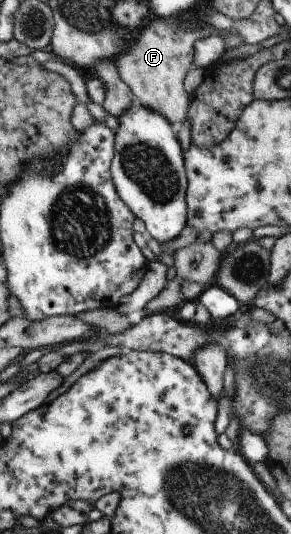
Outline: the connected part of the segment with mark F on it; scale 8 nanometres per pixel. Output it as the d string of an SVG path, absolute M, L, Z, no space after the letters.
M150 18L136 31L130 45L113 61L120 81L124 81L137 104L162 115L170 123L182 123L186 119L191 95L183 88L186 72L193 67L194 43L219 33L203 23L176 23L166 19Z

